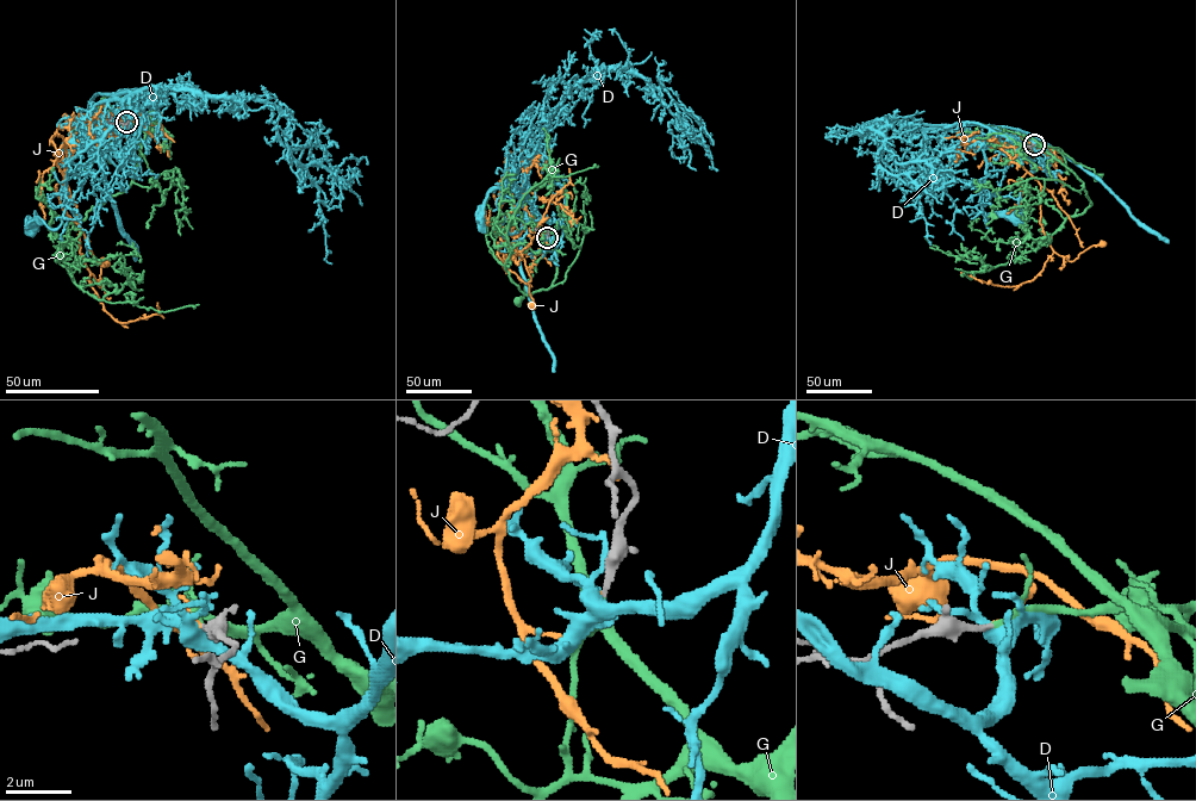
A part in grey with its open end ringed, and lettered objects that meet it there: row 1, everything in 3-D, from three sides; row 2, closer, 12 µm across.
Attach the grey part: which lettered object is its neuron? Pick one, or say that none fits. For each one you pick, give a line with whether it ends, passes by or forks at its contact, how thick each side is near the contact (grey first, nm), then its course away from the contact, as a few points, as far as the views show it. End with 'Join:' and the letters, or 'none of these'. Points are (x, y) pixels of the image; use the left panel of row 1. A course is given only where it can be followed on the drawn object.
G: it passes by; calibres 200 and 130 nm; course (126, 122), (103, 128), (105, 143), (94, 149), (93, 162), (86, 167)
Join: G

